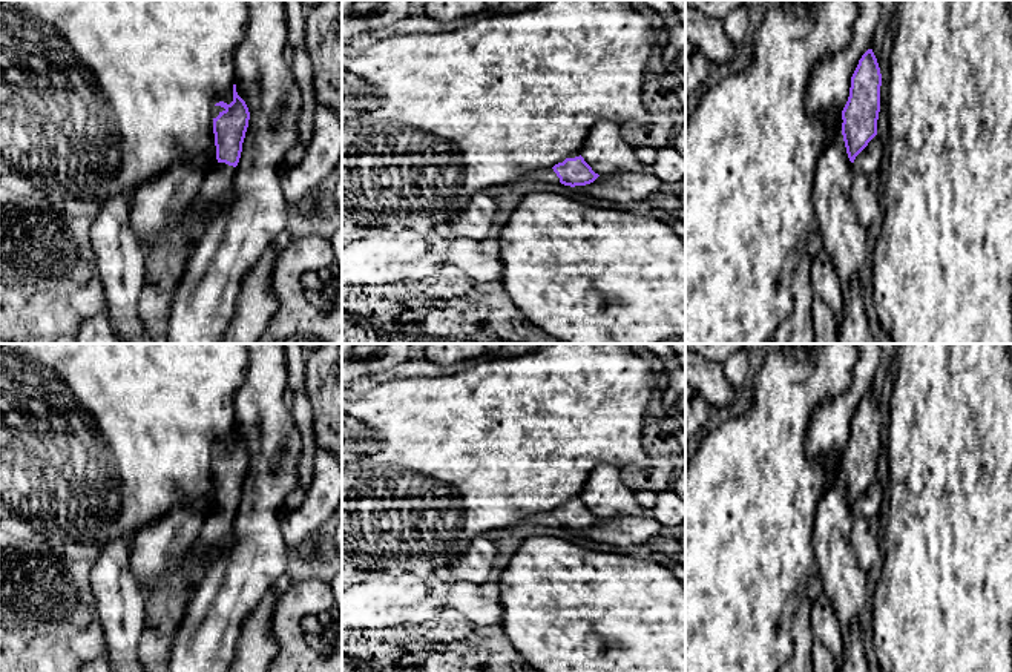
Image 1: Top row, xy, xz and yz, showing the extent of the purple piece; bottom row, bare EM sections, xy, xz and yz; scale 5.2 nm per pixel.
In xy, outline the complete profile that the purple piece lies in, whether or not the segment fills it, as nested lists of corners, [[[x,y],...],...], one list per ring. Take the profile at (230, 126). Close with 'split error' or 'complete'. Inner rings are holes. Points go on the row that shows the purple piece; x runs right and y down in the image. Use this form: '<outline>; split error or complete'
[[[233,84],[233,101],[219,101],[213,106],[213,133],[216,146],[216,166],[205,175],[196,196],[193,210],[202,212],[216,203],[228,189],[241,158],[242,143],[248,127],[250,112]]]; split error

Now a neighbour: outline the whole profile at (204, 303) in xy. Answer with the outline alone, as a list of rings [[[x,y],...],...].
[[[247,0],[247,32],[235,54],[235,84],[250,120],[233,175],[235,201],[205,226],[175,293],[166,344],[221,344],[232,321],[244,275],[287,227],[288,206],[278,167],[297,147],[302,92],[291,71],[285,0]]]

